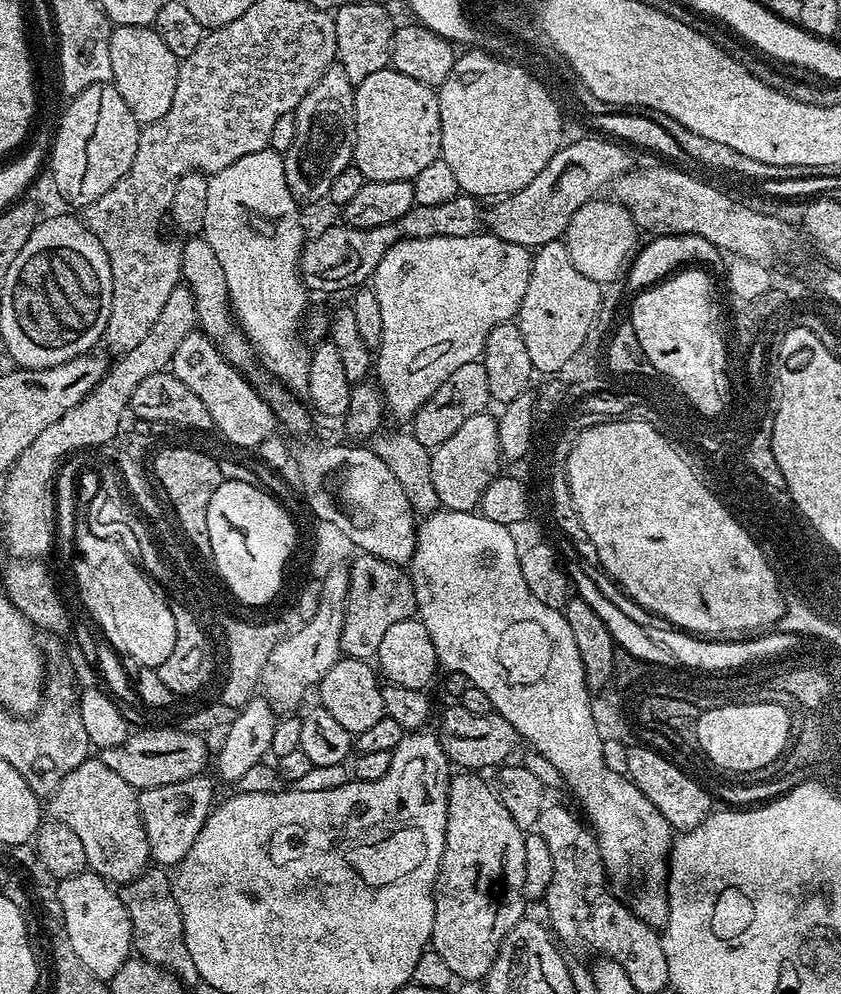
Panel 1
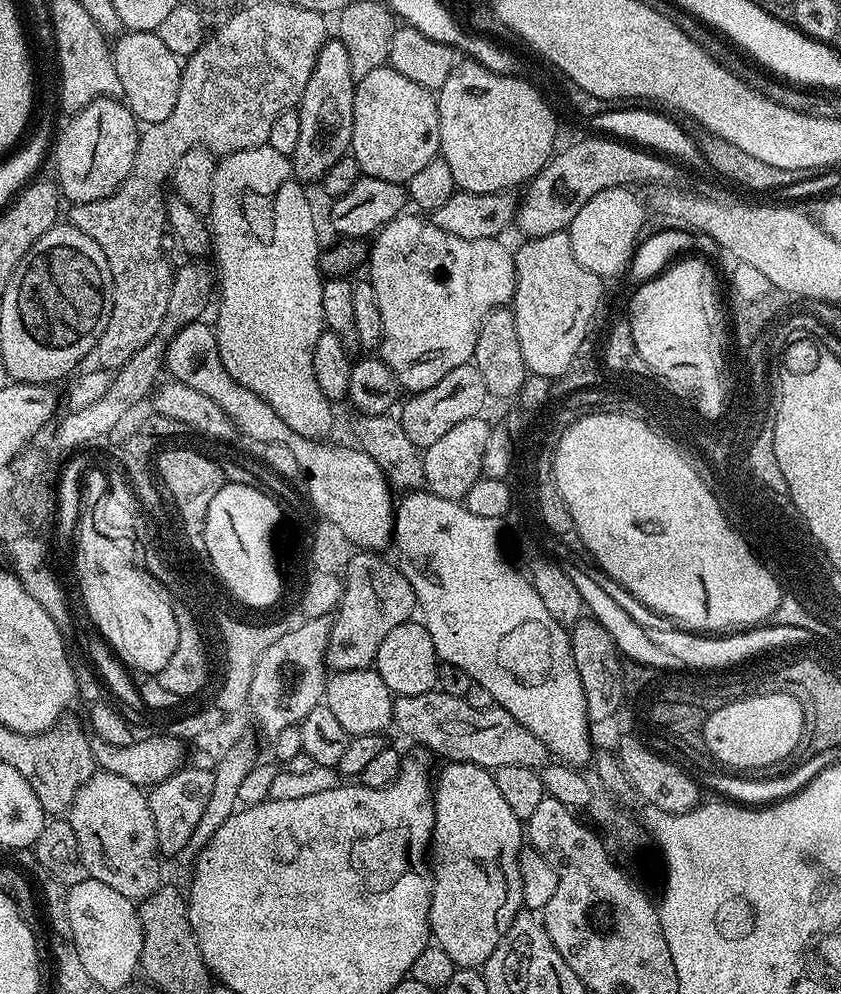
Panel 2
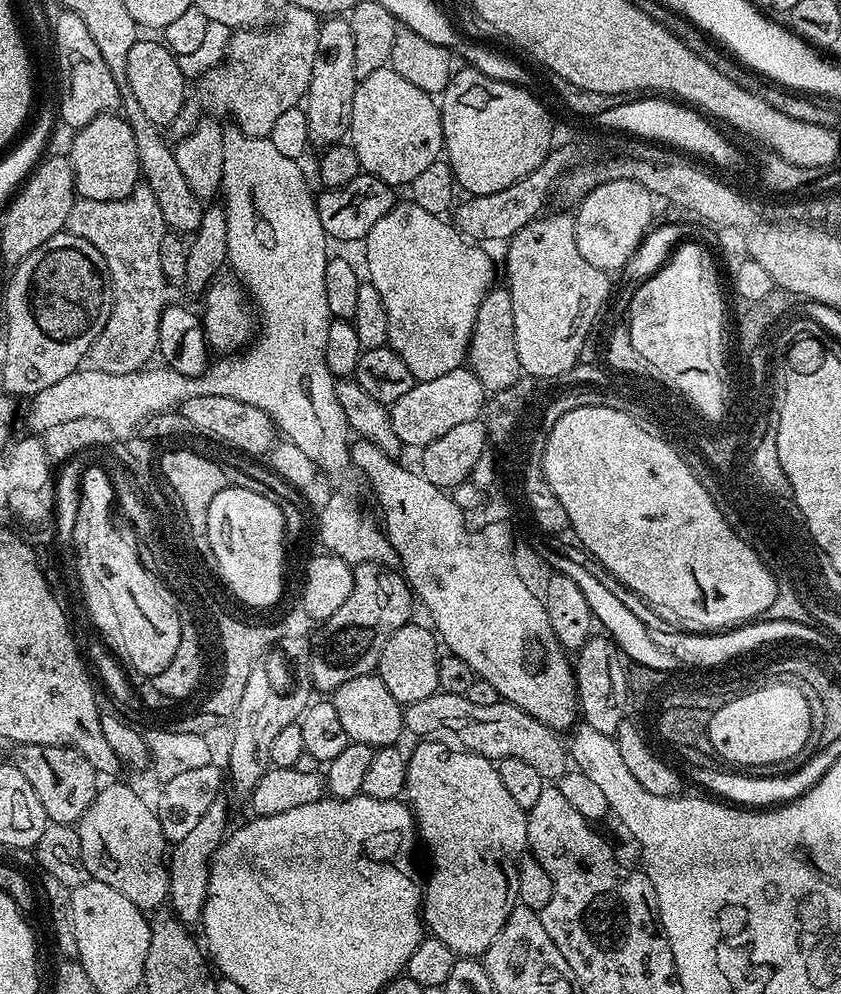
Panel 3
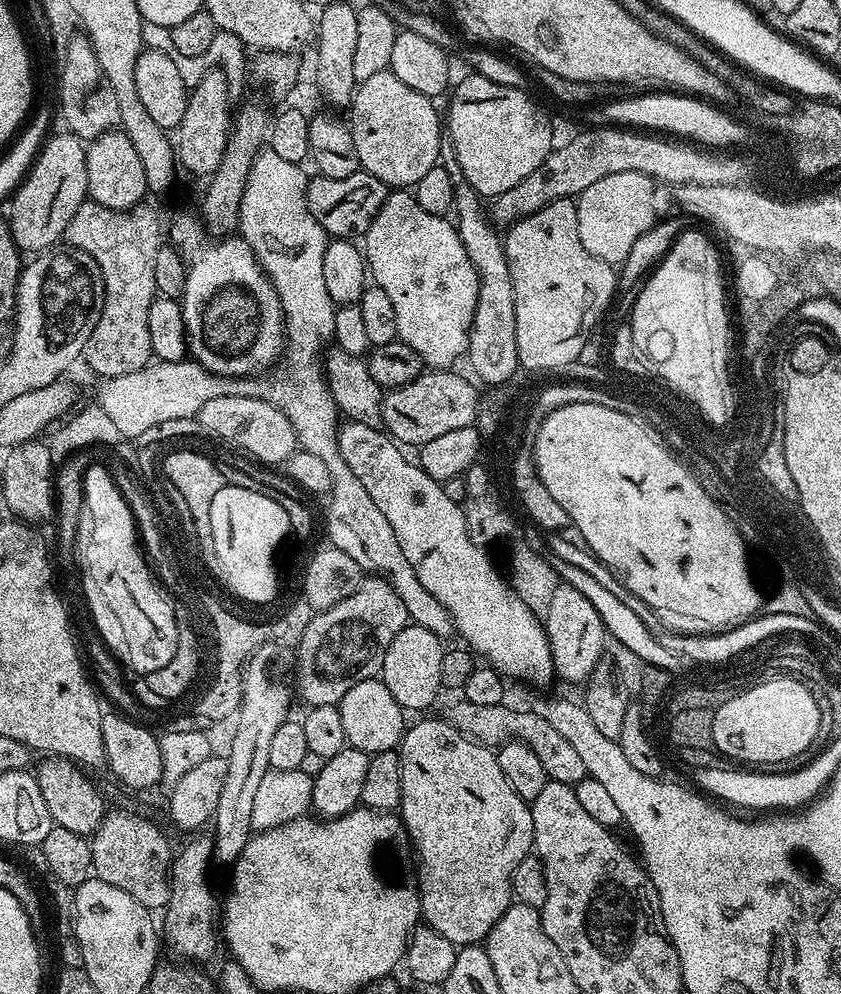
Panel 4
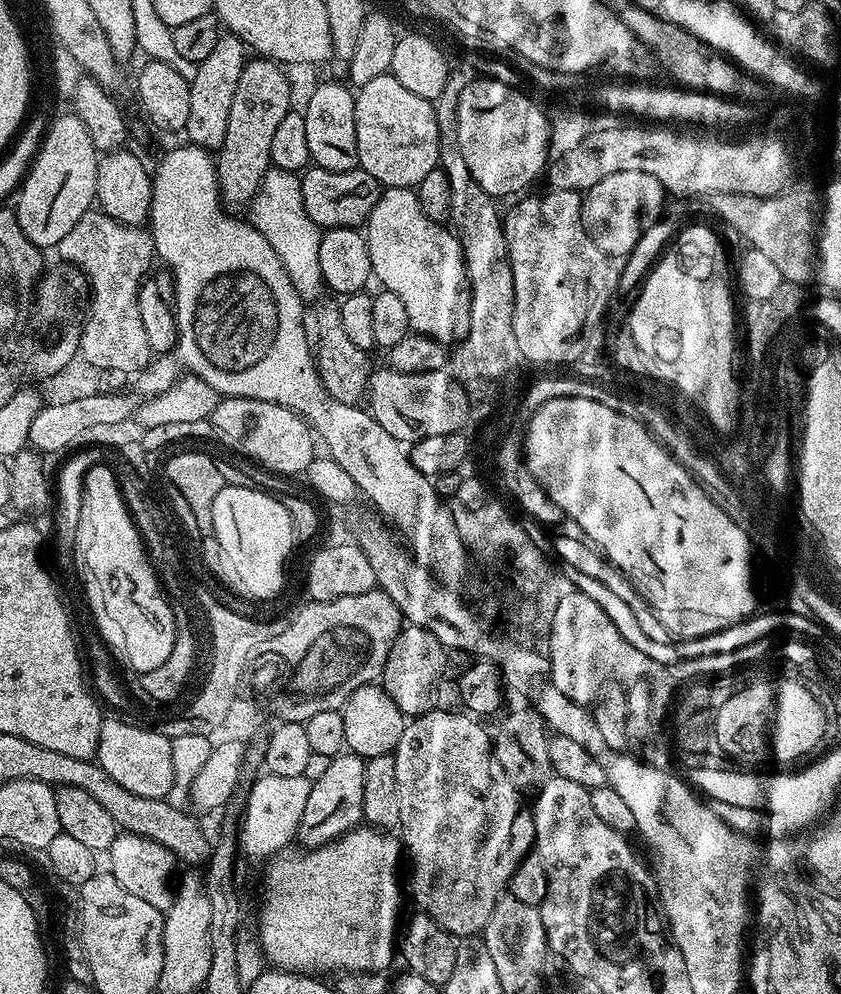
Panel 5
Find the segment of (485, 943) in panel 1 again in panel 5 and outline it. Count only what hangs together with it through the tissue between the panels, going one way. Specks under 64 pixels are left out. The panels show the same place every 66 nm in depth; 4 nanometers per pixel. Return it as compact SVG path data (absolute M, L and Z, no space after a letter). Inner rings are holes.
M433 710L409 719L402 730L402 738L398 738L398 746L394 753L394 771L398 777L398 814L400 815L400 826L398 829L399 839L402 841L403 851L406 853L406 860L412 863L412 896L416 899L416 904L423 915L434 918L442 930L446 930L453 938L462 936L474 936L483 933L486 922L490 922L490 914L494 911L494 906L505 895L509 887L514 870L529 855L534 848L534 822L532 821L531 807L526 803L525 797L506 778L506 770L496 757L493 737L488 736L488 732L483 728L479 719L473 718L467 711L460 712L440 712Z

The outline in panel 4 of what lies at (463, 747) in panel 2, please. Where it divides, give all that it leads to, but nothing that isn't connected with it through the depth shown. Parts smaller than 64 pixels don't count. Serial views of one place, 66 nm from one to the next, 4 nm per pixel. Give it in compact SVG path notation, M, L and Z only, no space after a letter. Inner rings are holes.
M459 703L446 713L447 719L457 732L462 732L493 750L499 749L500 745L508 743L513 738L523 740L534 750L534 754L538 754L538 762L542 762L542 770L546 770L549 780L574 786L588 775L586 766L582 766L582 758L571 748L570 742L566 742L566 738L562 738L562 734L558 734L558 730L554 730L554 726L550 726L550 722L546 722L546 718L539 716L535 710L515 712L514 709L508 708L507 703L494 706Z

